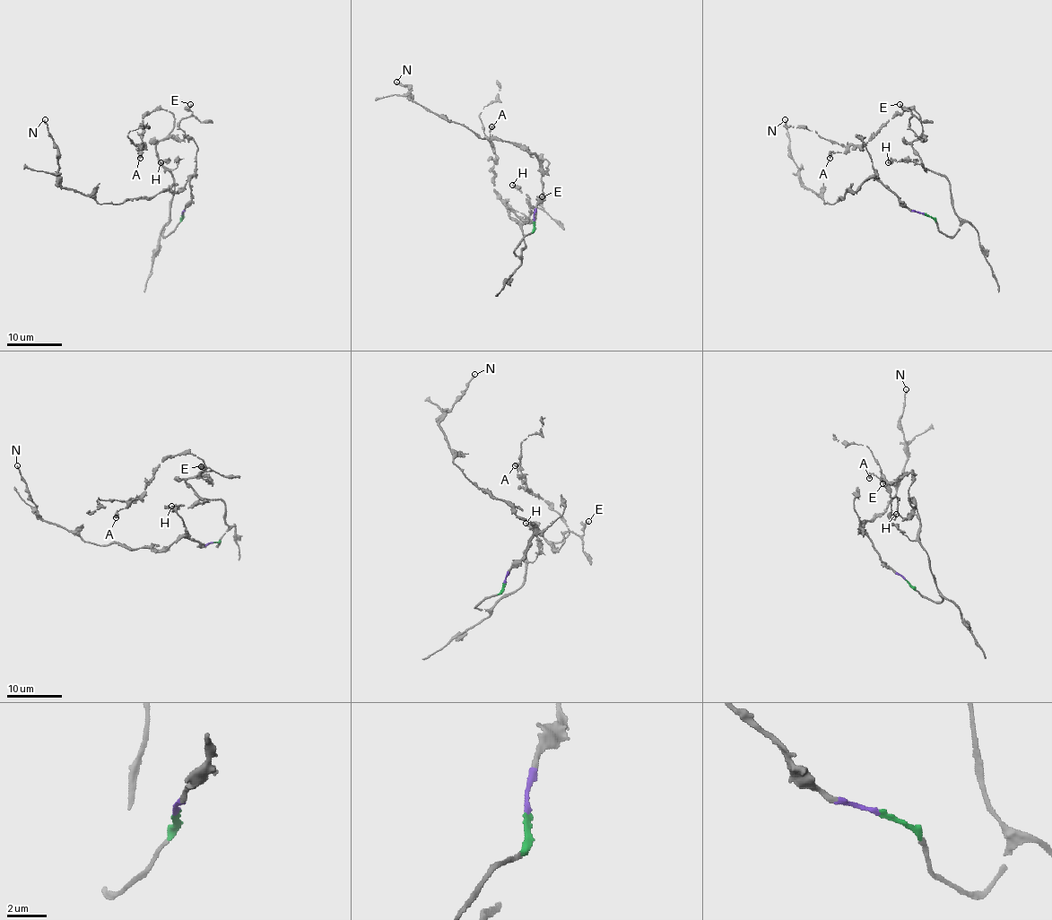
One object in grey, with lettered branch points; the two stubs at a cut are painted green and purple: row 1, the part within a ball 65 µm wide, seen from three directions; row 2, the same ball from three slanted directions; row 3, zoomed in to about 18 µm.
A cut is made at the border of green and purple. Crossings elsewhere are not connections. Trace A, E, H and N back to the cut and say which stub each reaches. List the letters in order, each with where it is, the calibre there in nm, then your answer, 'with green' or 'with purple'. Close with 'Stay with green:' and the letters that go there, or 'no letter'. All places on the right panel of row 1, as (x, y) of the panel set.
A: at (830, 158); 440 nm thick; with green
E: at (899, 104); 170 nm thick; with green
H: at (888, 162); 300 nm thick; with green
N: at (785, 119); 160 nm thick; with purple
Stay with green: A, E, H

